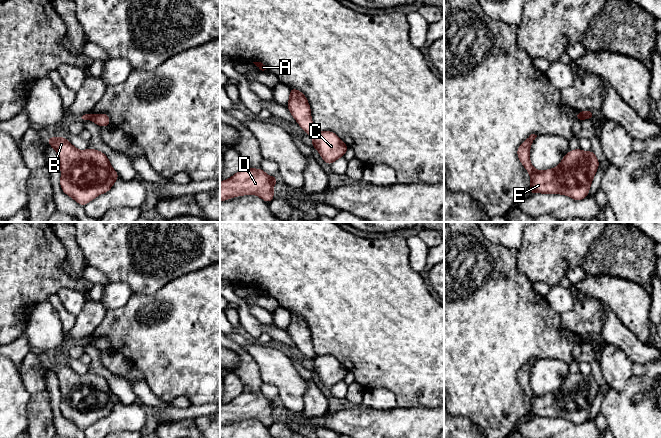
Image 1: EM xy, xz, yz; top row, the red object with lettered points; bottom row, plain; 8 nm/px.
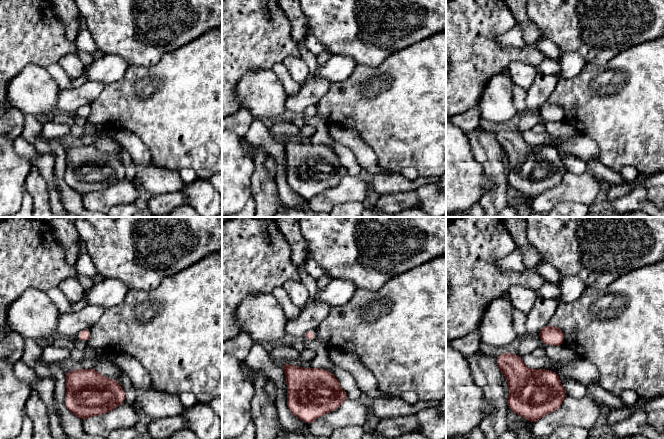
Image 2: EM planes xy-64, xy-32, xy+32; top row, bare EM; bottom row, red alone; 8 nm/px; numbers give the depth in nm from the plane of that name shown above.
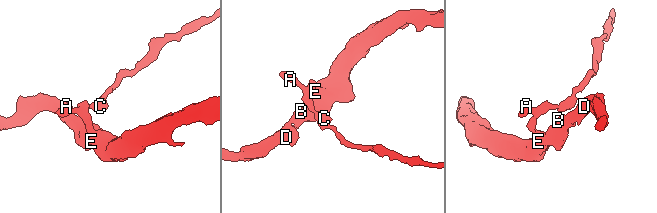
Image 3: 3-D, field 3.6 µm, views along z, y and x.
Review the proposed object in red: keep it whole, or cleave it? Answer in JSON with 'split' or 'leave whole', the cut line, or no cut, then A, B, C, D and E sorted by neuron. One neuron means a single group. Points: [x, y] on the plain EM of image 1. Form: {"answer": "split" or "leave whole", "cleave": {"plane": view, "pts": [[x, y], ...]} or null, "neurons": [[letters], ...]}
{"answer": "split", "cleave": {"plane": "xz", "pts": [[315, 355], [311, 358]]}, "neurons": [["A", "B", "D", "E"], ["C"]]}

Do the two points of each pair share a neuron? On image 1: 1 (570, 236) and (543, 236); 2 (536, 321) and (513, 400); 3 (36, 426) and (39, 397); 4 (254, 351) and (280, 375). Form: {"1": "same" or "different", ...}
{"1": "same", "2": "same", "3": "same", "4": "same"}

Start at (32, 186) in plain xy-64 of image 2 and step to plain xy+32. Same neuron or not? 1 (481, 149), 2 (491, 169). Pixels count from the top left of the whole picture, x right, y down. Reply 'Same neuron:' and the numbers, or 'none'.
Same neuron: 1, 2

